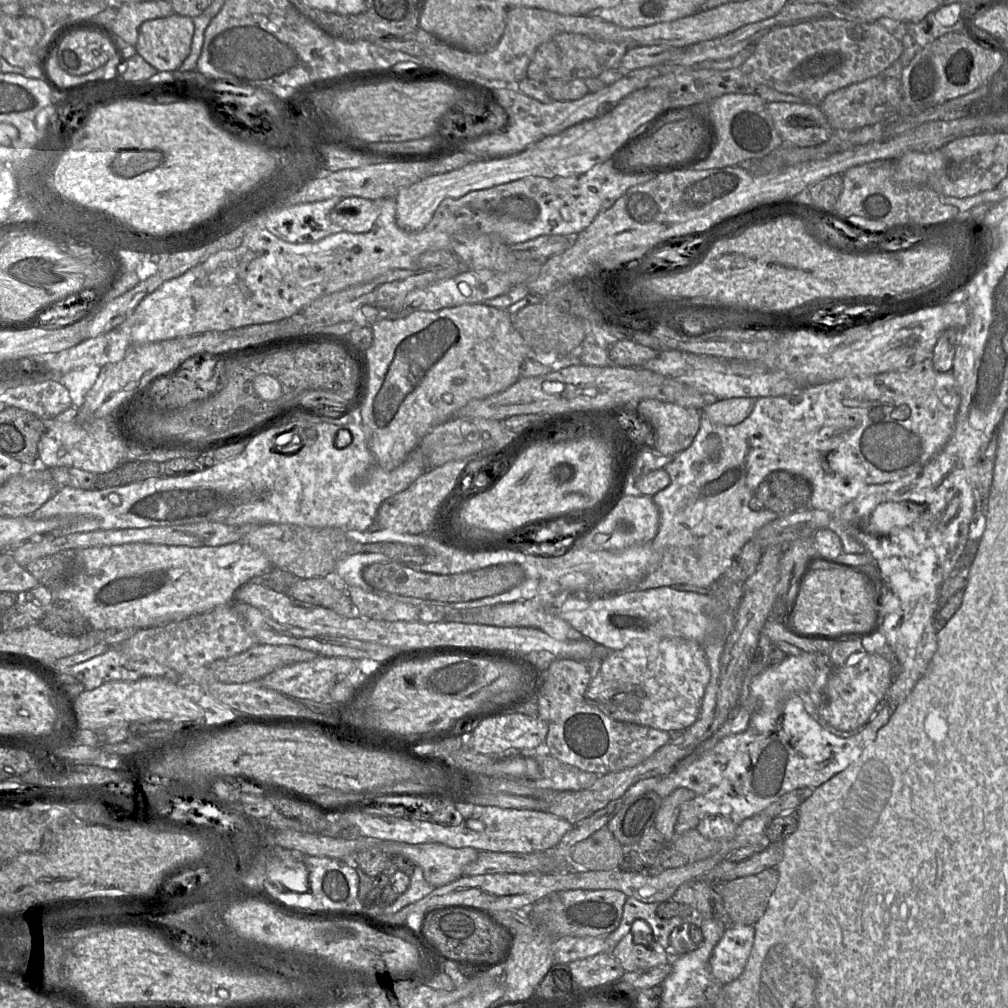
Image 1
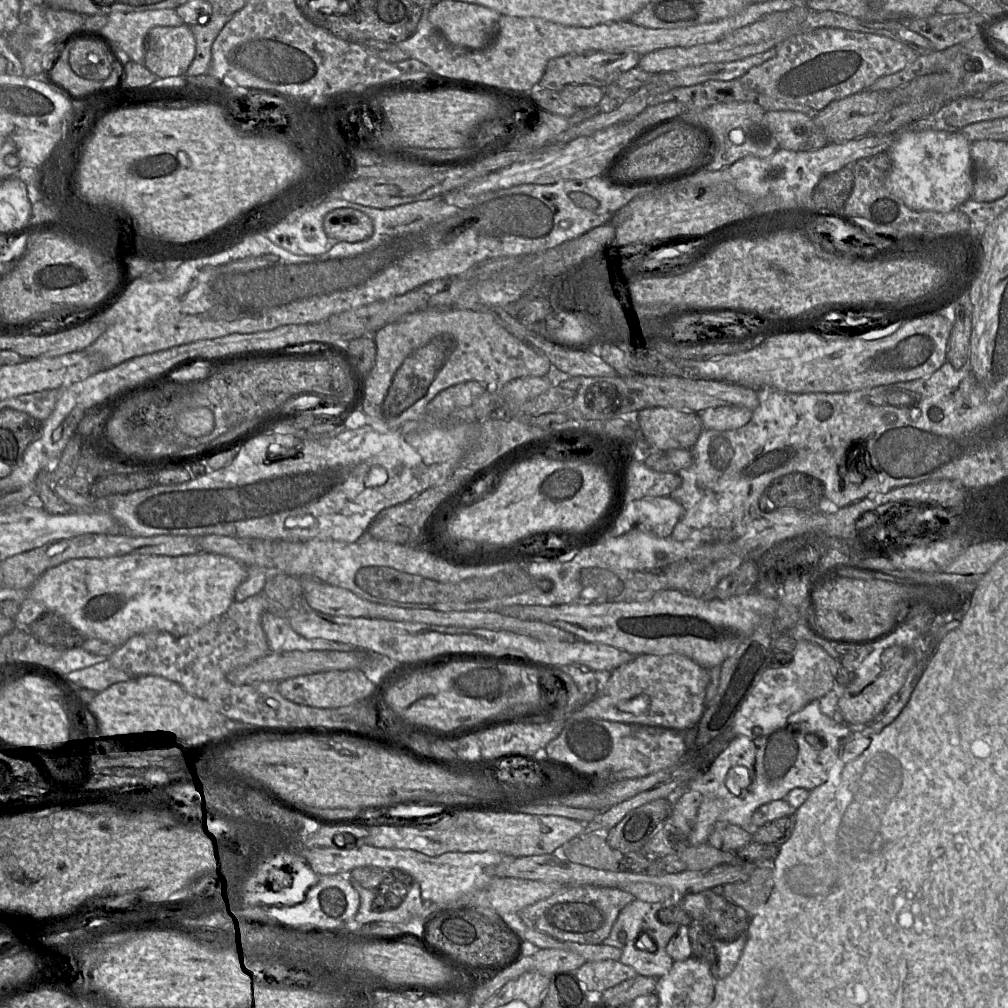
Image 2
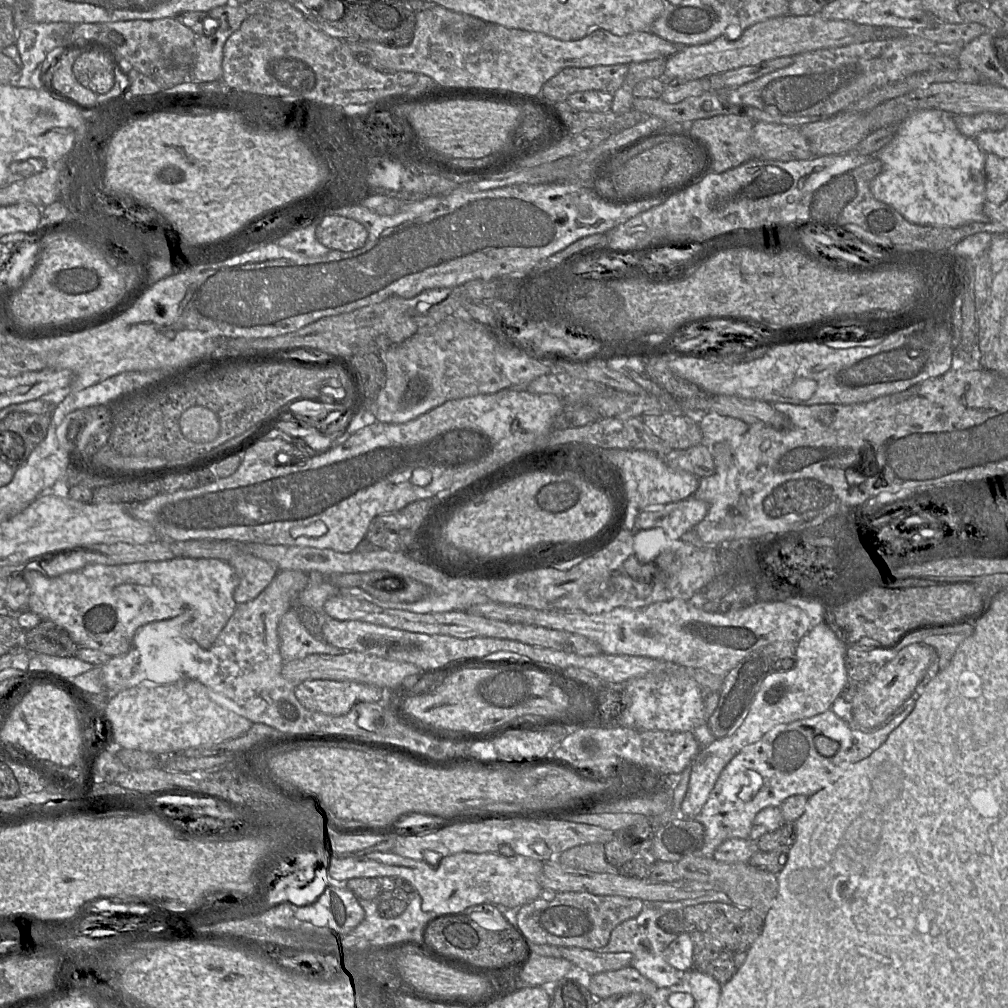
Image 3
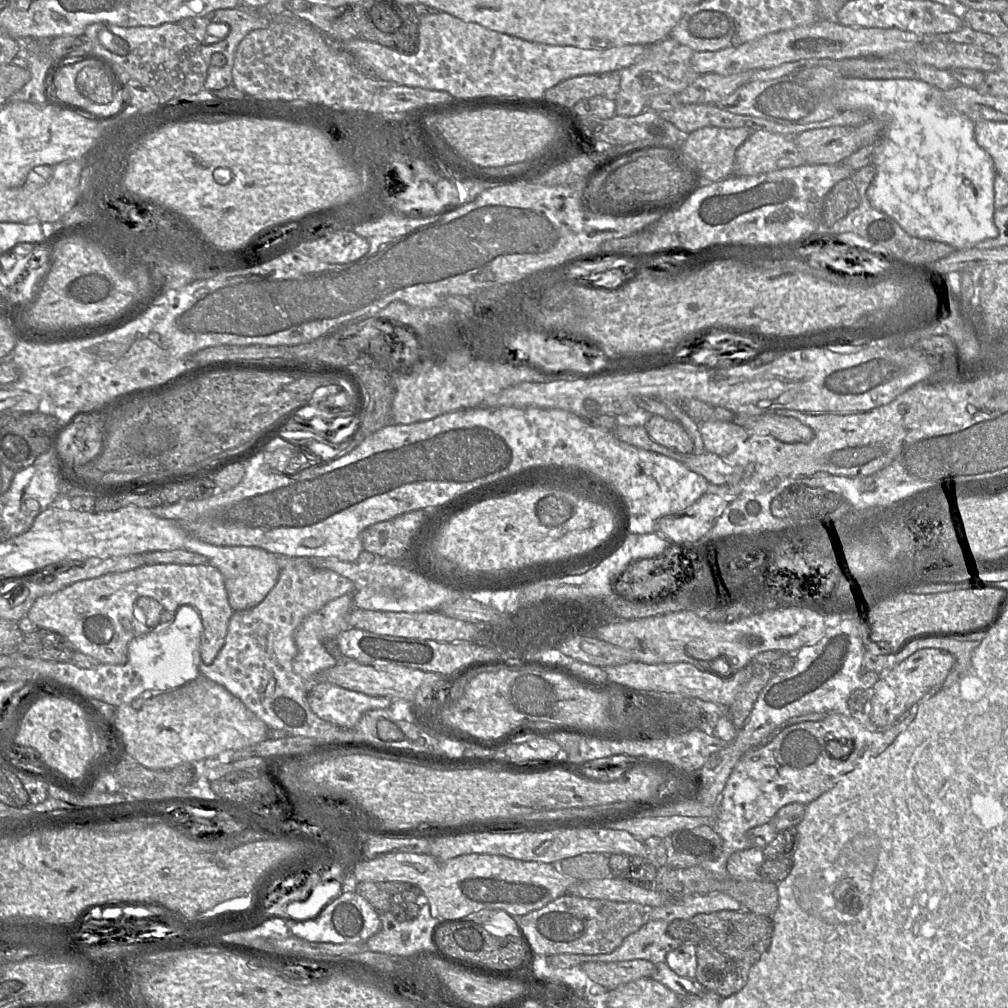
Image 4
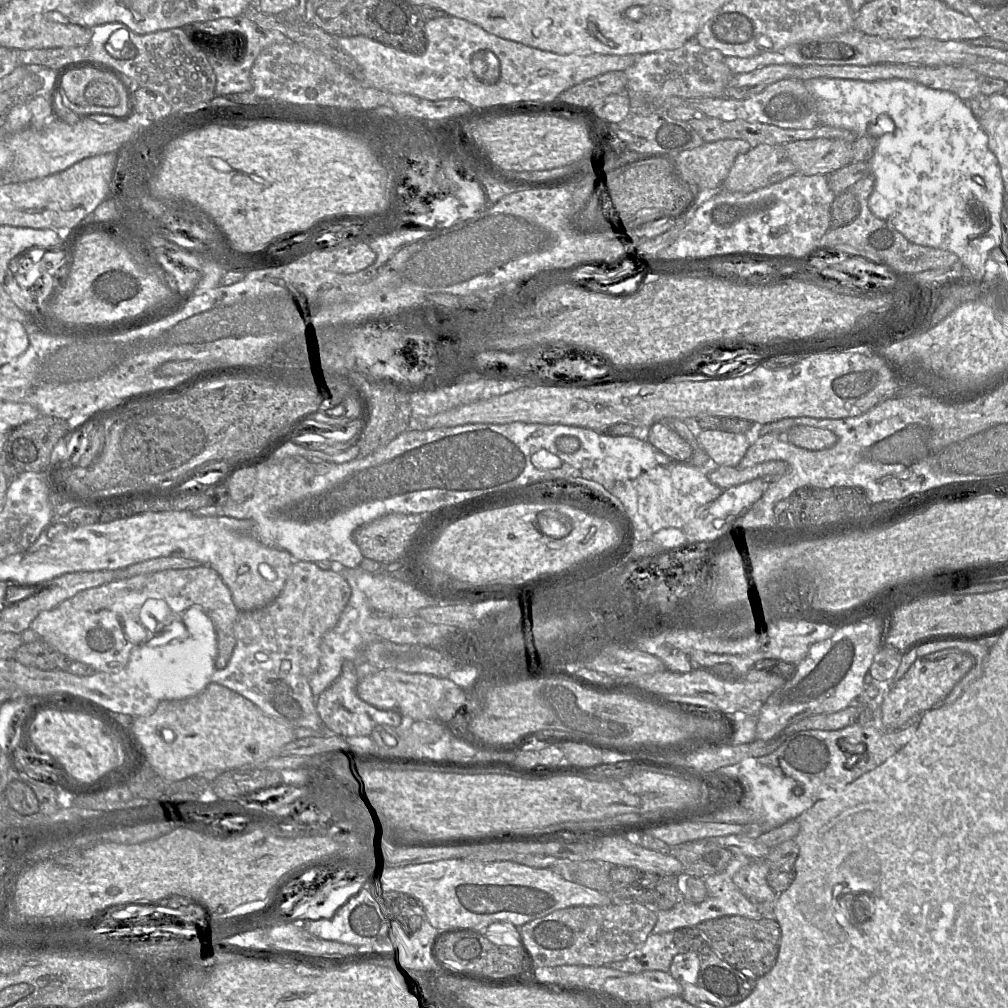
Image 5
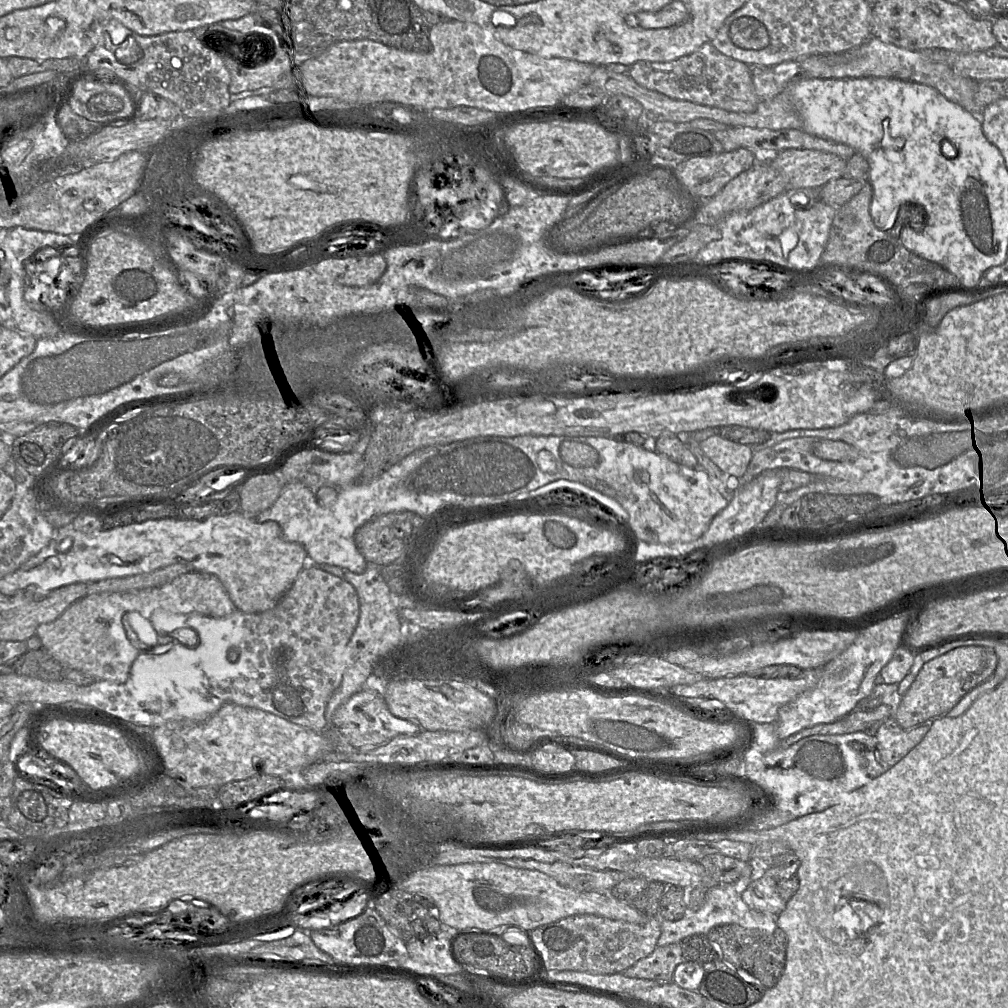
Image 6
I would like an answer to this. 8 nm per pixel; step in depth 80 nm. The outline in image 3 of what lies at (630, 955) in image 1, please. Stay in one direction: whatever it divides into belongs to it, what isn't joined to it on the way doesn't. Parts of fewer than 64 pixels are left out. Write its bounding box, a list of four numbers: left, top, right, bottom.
[630,955,684,988]

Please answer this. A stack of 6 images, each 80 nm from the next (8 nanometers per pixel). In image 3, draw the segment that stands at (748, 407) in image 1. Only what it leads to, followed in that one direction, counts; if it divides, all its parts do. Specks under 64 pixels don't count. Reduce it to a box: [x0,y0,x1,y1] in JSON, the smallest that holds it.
[699,412,749,443]

